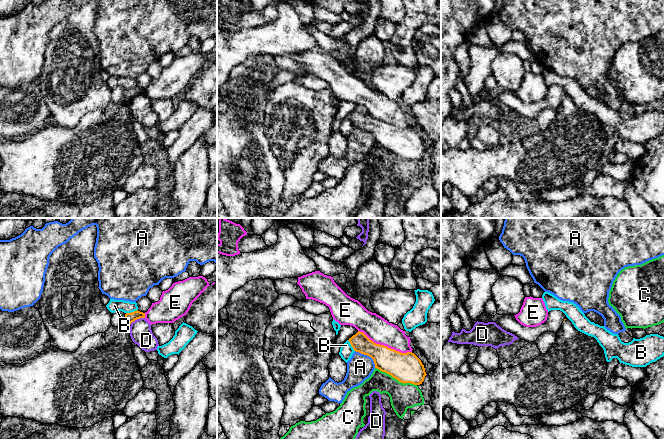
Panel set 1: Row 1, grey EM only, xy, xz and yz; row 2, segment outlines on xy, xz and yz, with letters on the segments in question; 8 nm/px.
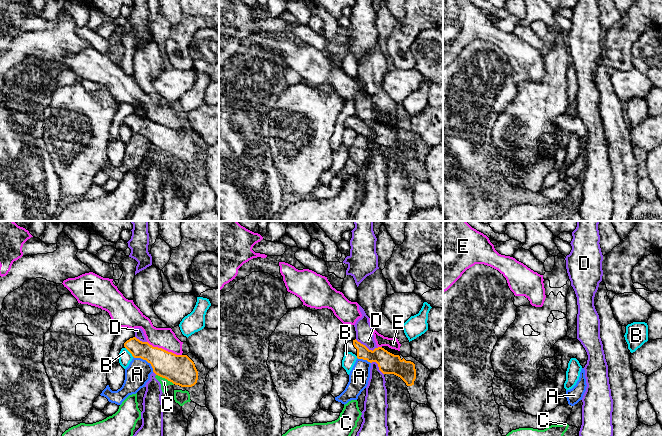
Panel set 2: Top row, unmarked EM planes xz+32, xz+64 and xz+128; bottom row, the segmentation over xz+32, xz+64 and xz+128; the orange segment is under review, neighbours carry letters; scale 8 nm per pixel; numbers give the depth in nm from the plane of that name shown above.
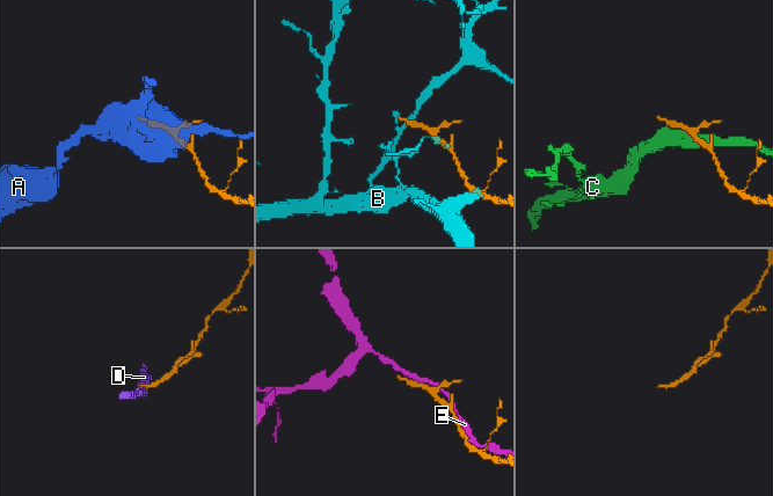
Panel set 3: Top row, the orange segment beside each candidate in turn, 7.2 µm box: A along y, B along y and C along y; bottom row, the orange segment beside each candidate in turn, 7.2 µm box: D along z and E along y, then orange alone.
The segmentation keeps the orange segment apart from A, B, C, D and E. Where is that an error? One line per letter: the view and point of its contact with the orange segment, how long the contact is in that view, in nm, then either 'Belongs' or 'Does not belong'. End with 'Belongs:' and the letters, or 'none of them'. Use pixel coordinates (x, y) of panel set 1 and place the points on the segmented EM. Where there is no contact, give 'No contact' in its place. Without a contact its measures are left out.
A: Touches orange at xz (368, 355). Shared border 220 nm. Does not belong
B: Touches orange at xy (131, 312). Shared border 100 nm. Does not belong
C: Touches orange at xz (396, 378). Shared border 360 nm. Does not belong
D: Touches orange at xy (137, 318). Shared border 130 nm. Does not belong
E: Touches orange at xz (385, 346). Shared border 460 nm. Does not belong
Belongs: none of them

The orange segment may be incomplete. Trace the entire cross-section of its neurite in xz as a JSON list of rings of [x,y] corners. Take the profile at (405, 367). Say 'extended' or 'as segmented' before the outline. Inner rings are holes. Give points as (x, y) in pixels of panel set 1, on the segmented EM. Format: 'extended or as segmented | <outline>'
as segmented | [[[360,331],[348,341],[354,351],[371,357],[375,368],[391,375],[401,383],[420,385],[427,375],[421,360],[412,352],[401,353],[376,344]]]

